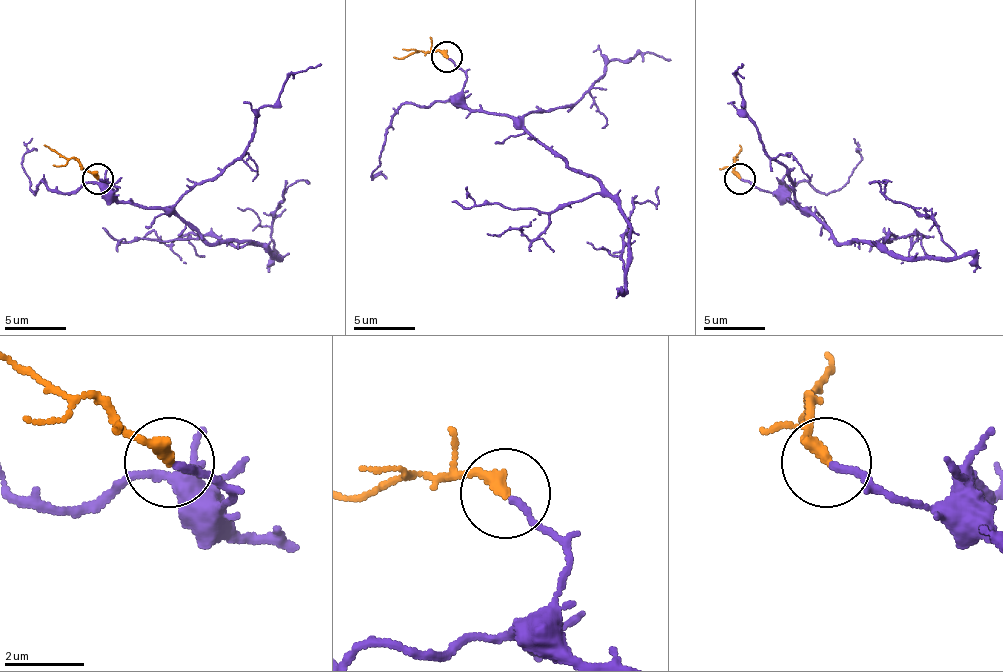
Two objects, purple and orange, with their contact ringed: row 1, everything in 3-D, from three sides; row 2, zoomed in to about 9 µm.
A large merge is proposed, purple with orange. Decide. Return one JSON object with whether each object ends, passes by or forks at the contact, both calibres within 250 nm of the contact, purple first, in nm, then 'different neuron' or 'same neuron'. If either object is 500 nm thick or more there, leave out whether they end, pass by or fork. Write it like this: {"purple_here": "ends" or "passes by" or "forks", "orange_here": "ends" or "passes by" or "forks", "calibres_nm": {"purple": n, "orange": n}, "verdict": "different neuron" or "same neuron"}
{"purple_here": "ends", "orange_here": "ends", "calibres_nm": {"purple": 160, "orange": 340}, "verdict": "same neuron"}

